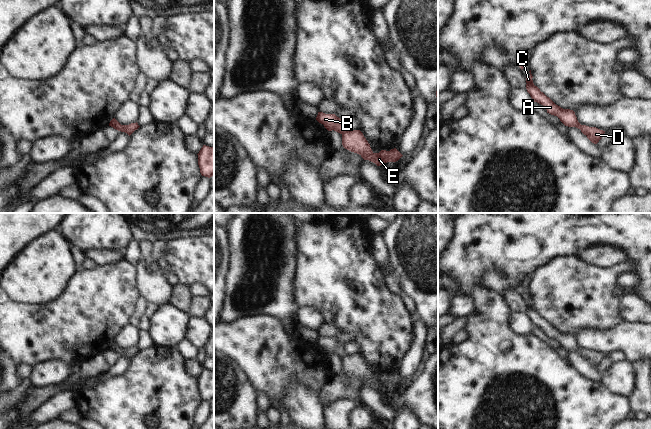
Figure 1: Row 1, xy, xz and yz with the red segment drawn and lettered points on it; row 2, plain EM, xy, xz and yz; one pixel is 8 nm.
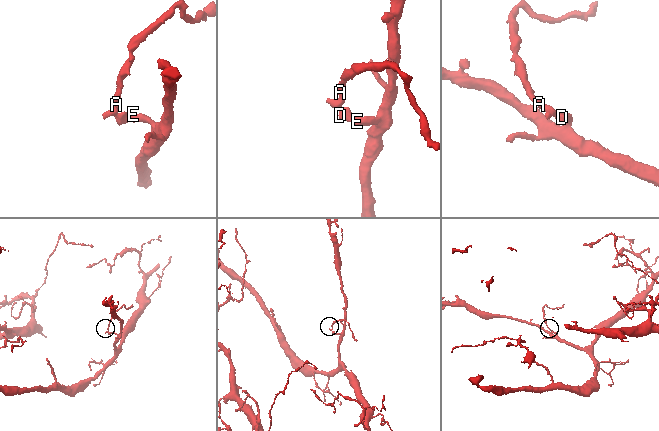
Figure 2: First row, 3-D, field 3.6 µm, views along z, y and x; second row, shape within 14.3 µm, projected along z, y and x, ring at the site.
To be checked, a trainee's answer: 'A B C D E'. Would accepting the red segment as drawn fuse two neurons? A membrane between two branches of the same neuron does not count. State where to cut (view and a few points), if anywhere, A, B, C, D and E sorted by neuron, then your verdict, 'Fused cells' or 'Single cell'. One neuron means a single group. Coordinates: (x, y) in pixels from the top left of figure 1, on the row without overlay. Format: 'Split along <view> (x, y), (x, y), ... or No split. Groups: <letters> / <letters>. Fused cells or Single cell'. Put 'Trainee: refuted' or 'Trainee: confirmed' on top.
Trainee: confirmed
No split. Groups: A B C D E. Single cell.

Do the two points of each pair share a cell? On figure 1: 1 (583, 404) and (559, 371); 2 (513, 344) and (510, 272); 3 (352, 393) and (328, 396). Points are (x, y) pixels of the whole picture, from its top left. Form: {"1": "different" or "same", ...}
{"1": "same", "2": "different", "3": "same"}

